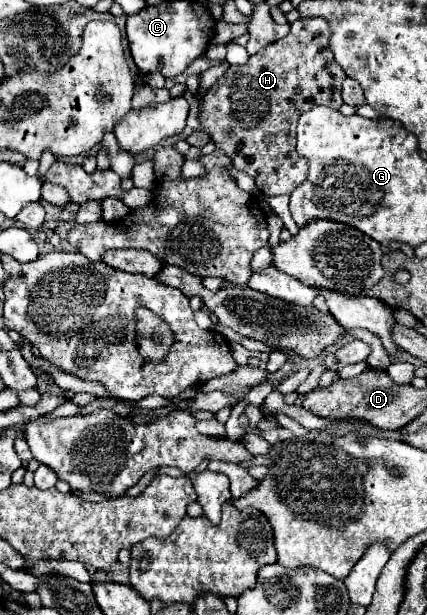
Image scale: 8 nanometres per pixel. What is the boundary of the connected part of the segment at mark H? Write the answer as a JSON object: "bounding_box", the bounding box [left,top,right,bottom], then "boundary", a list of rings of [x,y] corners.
{"bounding_box":[200,18,346,196],"boundary":[[[300,18],[292,22],[288,36],[250,56],[248,64],[230,66],[226,74],[206,92],[200,104],[200,130],[208,132],[216,148],[220,148],[232,160],[232,166],[250,174],[256,180],[258,190],[266,196],[292,194],[292,190],[296,190],[308,174],[308,160],[300,158],[296,152],[298,116],[314,106],[328,106],[338,110],[344,104],[342,80],[346,74],[332,58],[332,50],[328,50],[328,34],[330,30],[324,18]]]}

